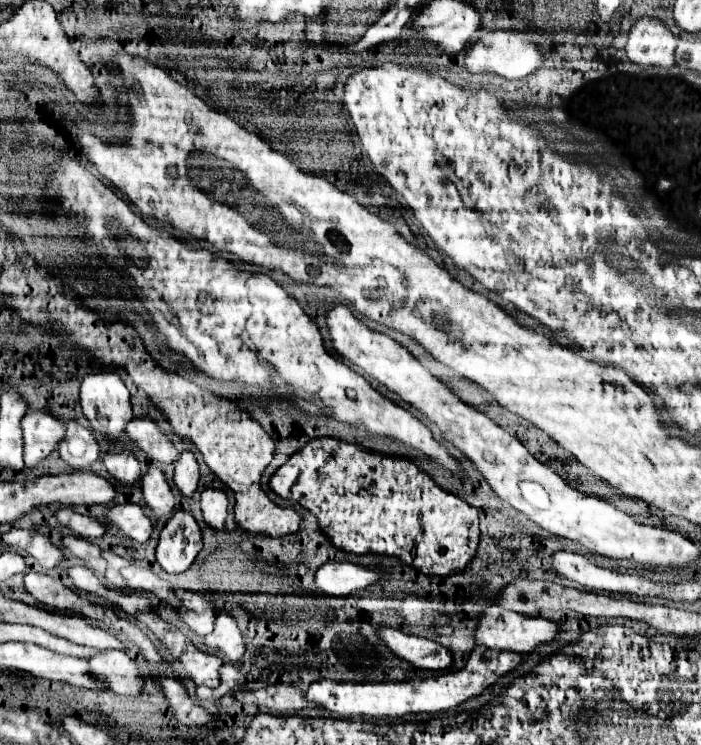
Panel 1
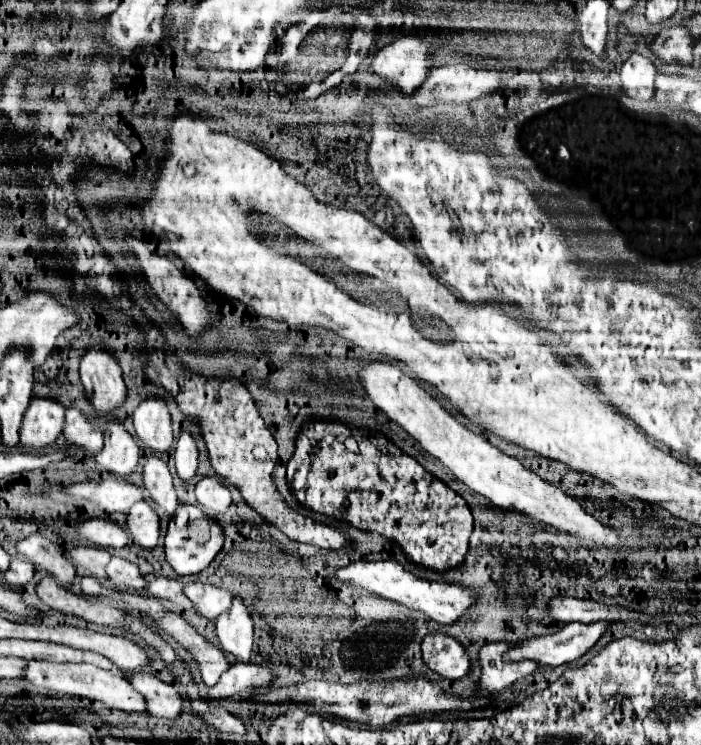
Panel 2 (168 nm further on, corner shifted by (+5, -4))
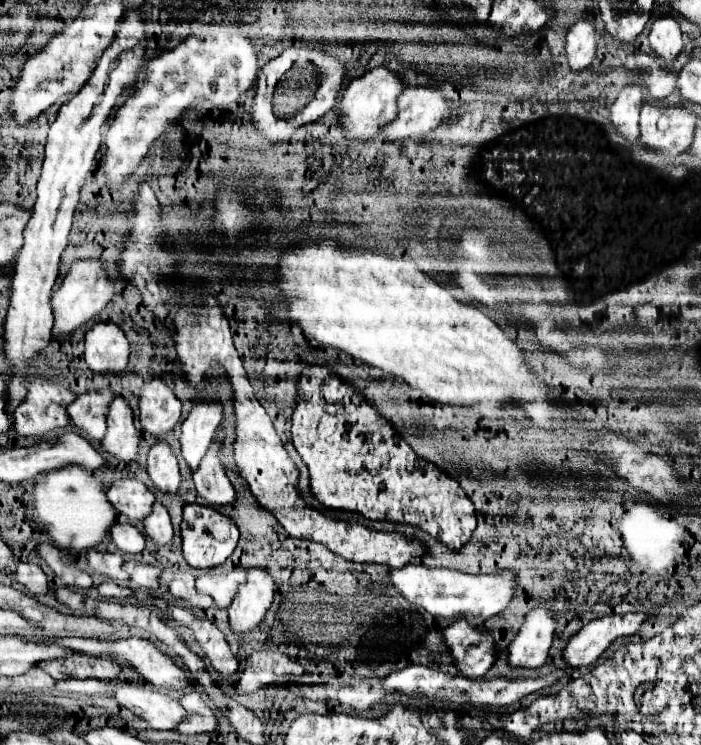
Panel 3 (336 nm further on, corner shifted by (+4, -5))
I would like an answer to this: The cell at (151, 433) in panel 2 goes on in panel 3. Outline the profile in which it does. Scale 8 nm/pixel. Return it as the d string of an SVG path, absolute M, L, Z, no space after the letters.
M155 375L139 391L139 421L145 433L161 437L169 433L181 417L181 401L165 385L161 375Z

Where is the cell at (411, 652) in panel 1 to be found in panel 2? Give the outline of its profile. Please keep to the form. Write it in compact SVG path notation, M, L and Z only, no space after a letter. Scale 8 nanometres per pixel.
M434 632L422 642L424 664L442 678L456 680L470 670L470 658L466 650L448 634Z

